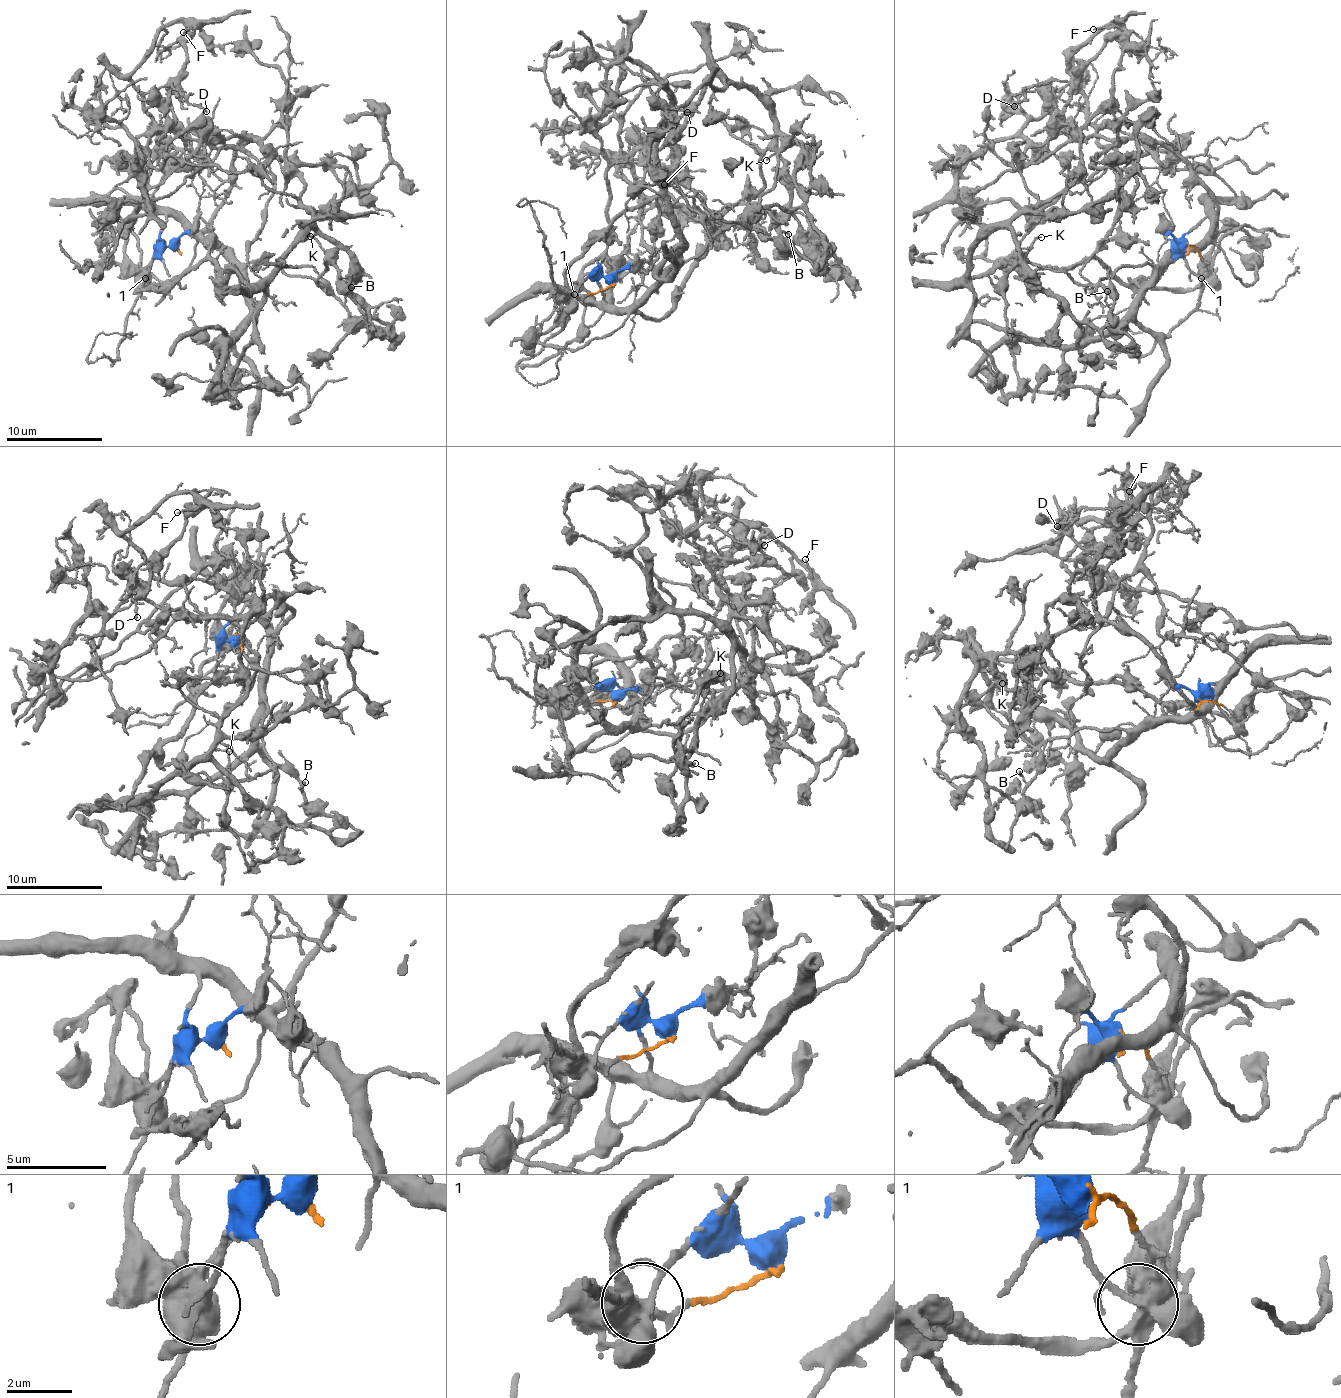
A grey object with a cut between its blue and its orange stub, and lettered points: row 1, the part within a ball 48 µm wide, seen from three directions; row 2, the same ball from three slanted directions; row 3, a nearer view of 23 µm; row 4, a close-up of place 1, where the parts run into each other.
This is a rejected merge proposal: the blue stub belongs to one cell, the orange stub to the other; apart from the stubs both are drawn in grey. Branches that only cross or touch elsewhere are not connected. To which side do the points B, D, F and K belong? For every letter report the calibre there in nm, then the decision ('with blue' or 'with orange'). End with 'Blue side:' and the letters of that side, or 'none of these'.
B: calibre 160 nm; with blue
D: calibre 180 nm; with orange
F: calibre 120 nm; with orange
K: calibre 140 nm; with blue
Blue side: B, K

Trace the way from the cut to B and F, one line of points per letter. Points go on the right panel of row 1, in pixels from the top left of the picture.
B: (1186, 245), (1184, 235), (1207, 216), (1207, 234), (1162, 265), (1123, 266), (1100, 280), (1110, 307), (1106, 291)
F: (1186, 245), (1201, 280), (1178, 289), (1088, 259), (961, 275), (1075, 178), (1125, 44), (1093, 28)

